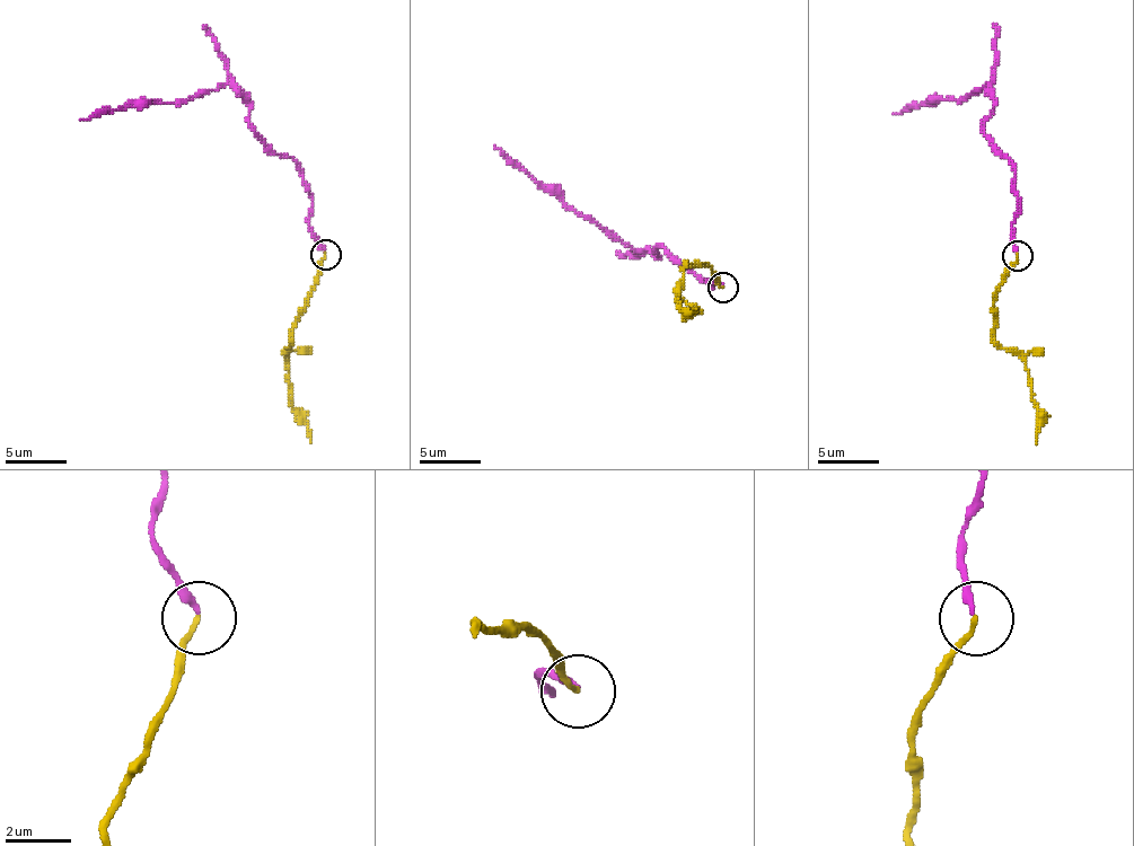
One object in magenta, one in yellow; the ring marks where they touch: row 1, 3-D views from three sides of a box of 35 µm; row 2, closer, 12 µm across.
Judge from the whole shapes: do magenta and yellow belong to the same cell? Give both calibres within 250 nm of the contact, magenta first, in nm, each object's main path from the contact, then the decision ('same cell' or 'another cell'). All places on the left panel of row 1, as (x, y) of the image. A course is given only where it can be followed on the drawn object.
220/140 nm | magenta via (325, 252), (309, 225), (313, 194), (302, 169), (258, 133), (249, 105), (228, 84), (80, 120) | yellow via (325, 255), (289, 338), (288, 371), (295, 414), (307, 426), (310, 442) | same cell

